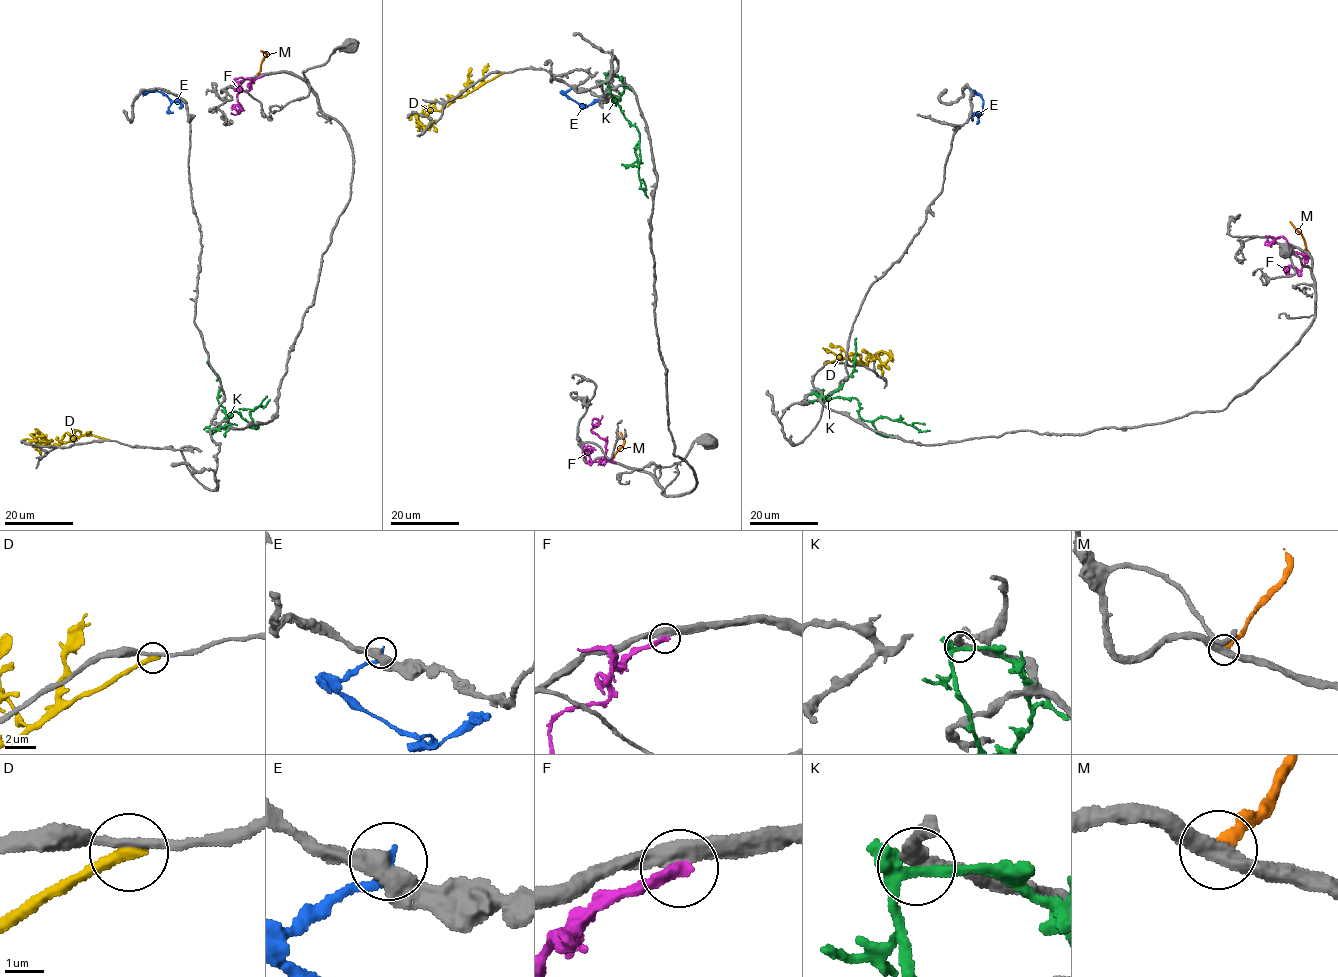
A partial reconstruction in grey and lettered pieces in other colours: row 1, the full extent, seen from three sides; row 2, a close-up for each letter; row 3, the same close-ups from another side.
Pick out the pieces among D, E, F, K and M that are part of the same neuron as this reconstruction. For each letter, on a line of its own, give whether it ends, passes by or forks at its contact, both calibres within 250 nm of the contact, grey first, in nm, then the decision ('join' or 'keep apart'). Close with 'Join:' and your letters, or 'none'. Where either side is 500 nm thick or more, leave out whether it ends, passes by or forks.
D: it ends; calibres 240 and 360 nm; keep apart
E: it ends; calibres 320 and 200 nm; keep apart
F: it ends; calibres 400 and 380 nm; keep apart
K: it forks; calibres 340 and 260 nm; keep apart
M: it ends; calibres 360 and 340 nm; keep apart
Join: none

